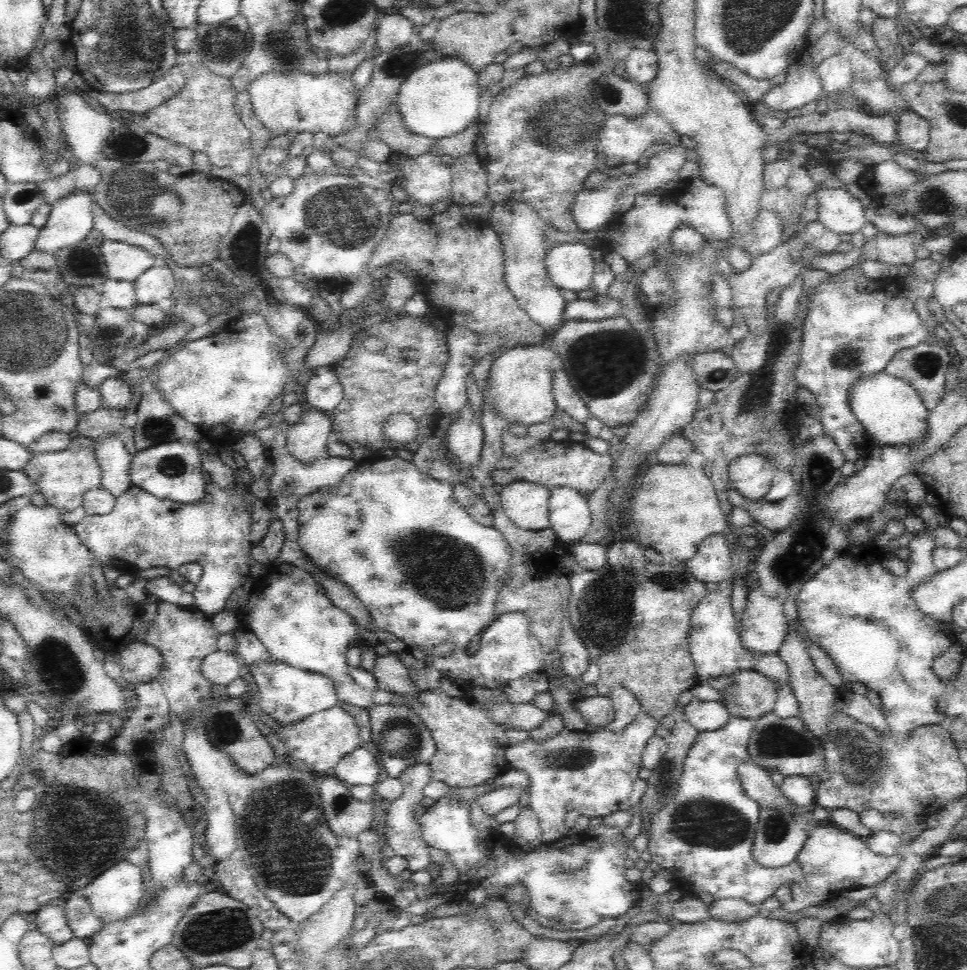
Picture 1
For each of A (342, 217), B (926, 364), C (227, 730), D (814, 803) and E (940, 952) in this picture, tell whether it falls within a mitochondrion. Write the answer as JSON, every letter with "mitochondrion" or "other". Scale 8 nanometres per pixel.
{"A":"mitochondrion","B":"mitochondrion","C":"mitochondrion","D":"other","E":"mitochondrion"}

